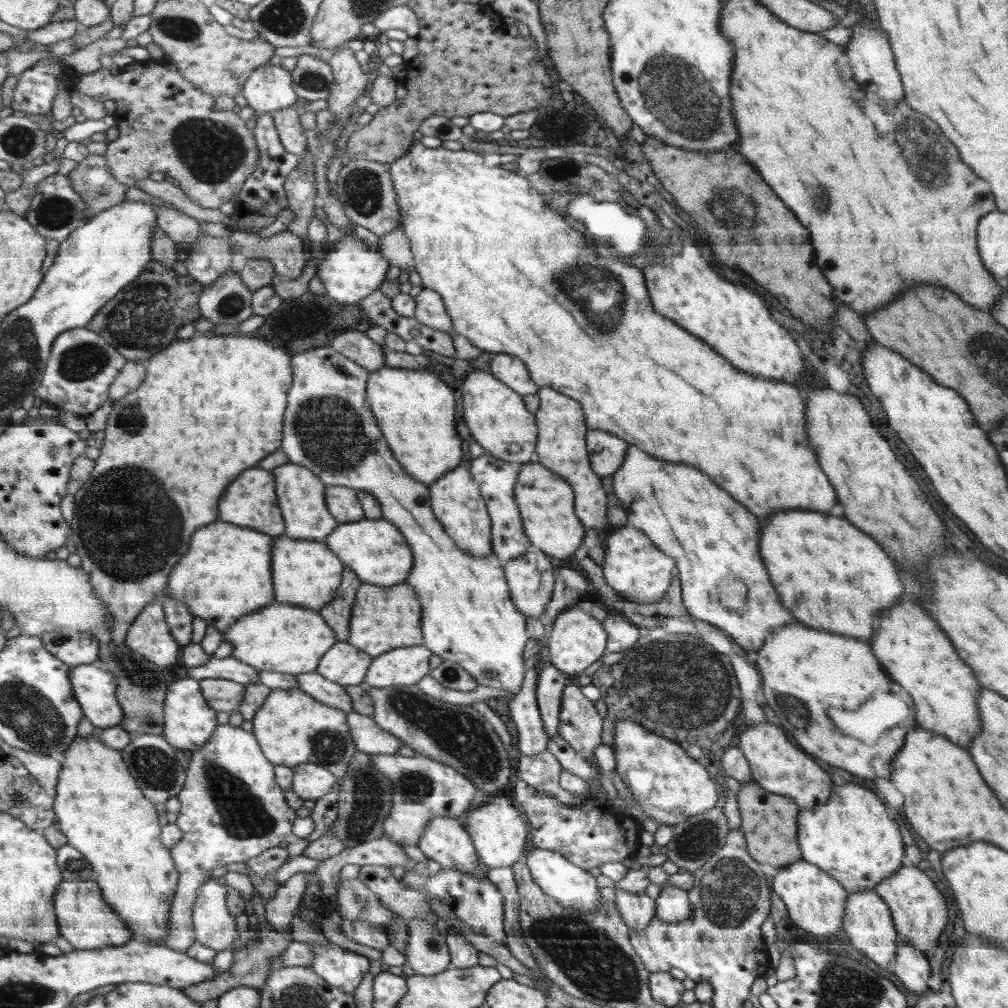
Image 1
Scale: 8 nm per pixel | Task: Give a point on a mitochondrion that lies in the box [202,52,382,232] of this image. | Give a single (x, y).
(313, 79)

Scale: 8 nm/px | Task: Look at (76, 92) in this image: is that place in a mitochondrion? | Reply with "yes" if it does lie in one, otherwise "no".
no

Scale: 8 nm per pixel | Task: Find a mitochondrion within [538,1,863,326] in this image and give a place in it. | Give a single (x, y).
(668, 84)

